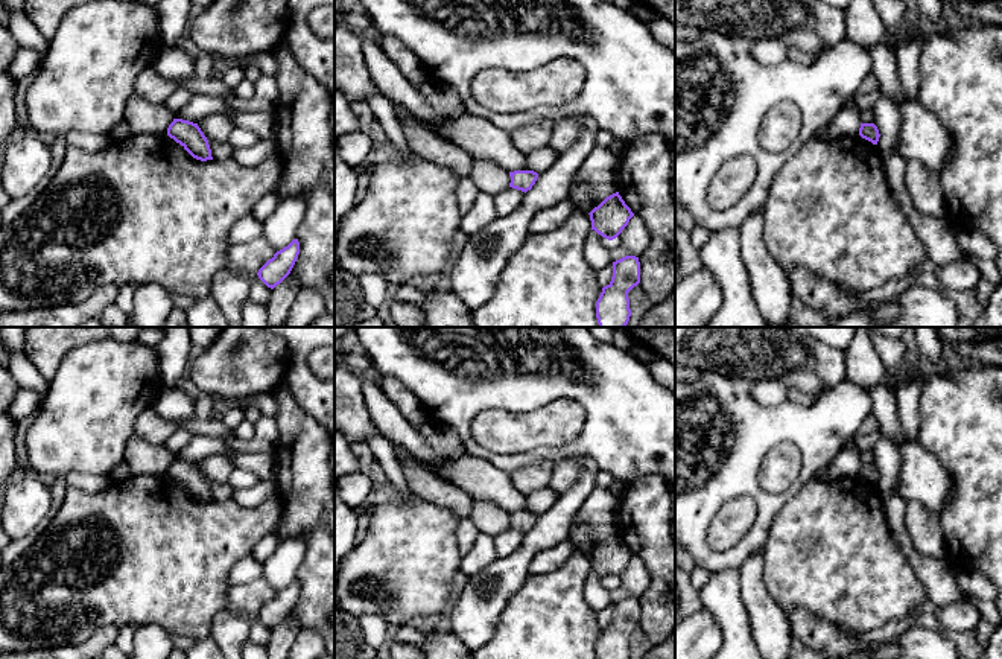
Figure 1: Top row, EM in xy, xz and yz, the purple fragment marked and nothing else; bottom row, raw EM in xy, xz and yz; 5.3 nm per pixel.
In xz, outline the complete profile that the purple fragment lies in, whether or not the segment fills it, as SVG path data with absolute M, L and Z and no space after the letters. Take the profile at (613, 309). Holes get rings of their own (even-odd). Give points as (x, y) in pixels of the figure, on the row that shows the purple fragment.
M625 256L613 262L611 282L602 288L596 301L599 327L625 327L631 317L628 292L640 283L640 262Z

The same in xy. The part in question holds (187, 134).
M173 119L167 128L167 135L179 143L193 158L201 161L213 160L208 140L198 123Z

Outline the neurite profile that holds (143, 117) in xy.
M132 93L128 97L123 119L132 135L167 135L175 111L169 110L166 103L151 103Z

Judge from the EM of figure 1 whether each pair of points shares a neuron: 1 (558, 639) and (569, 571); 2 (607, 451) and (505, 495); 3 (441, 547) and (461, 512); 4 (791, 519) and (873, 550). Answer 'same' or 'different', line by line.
1: same
2: different
3: different
4: same

